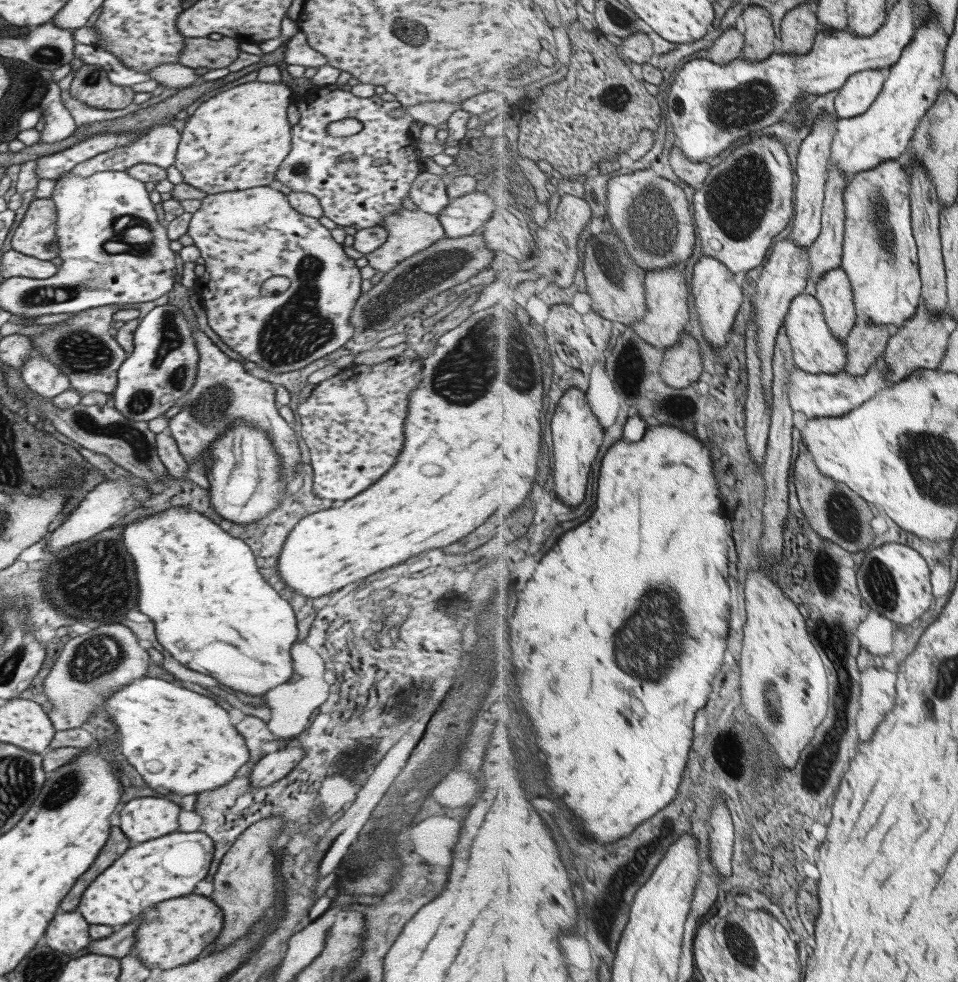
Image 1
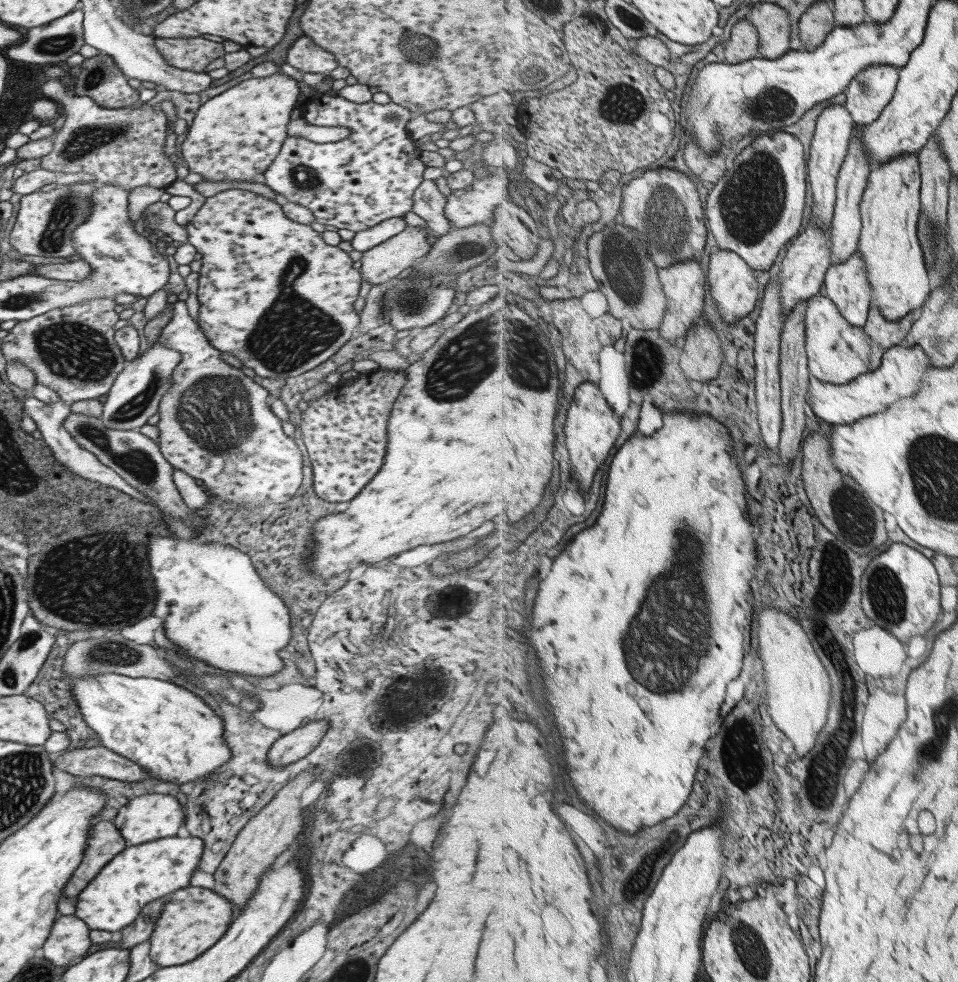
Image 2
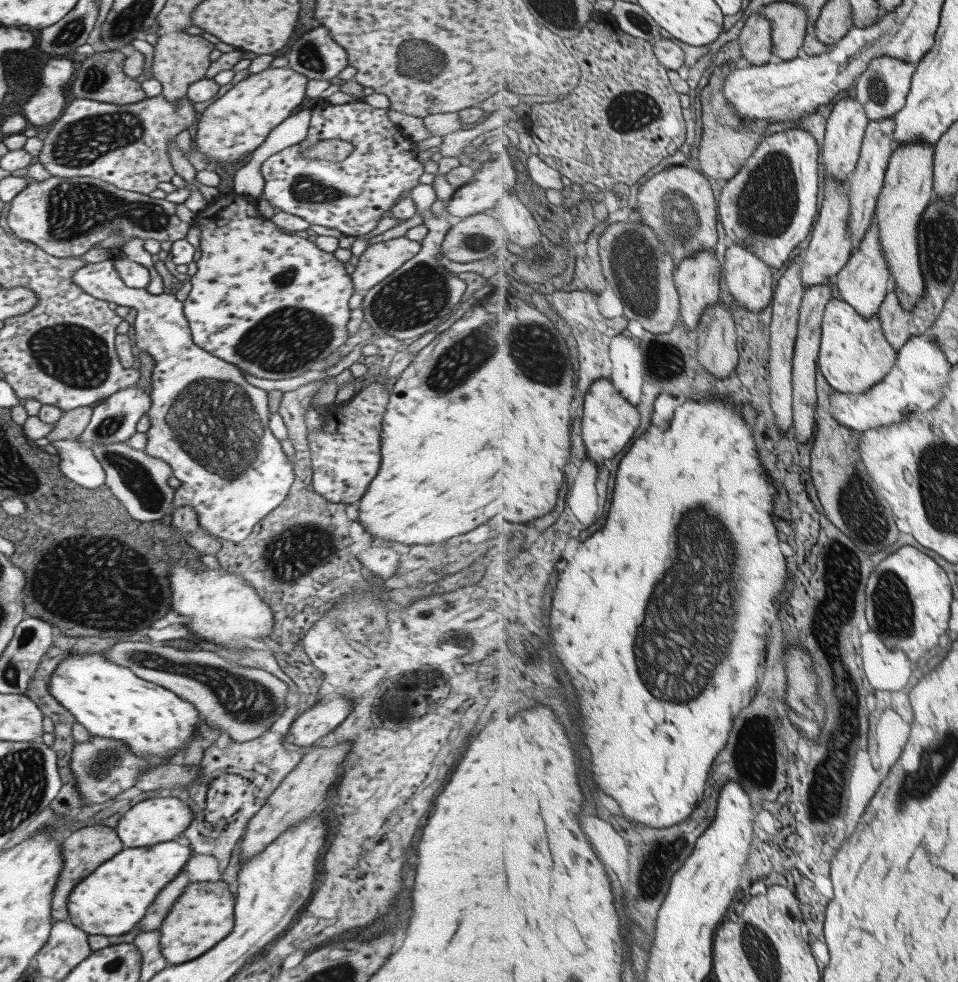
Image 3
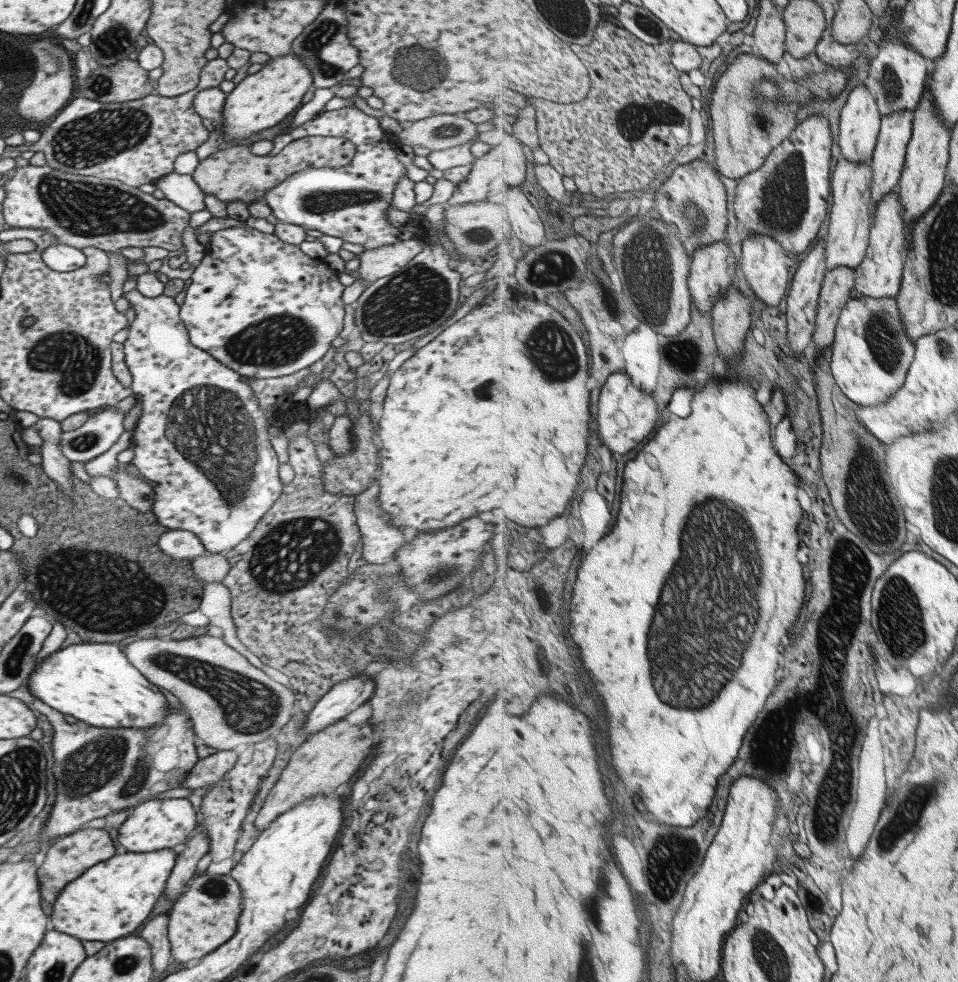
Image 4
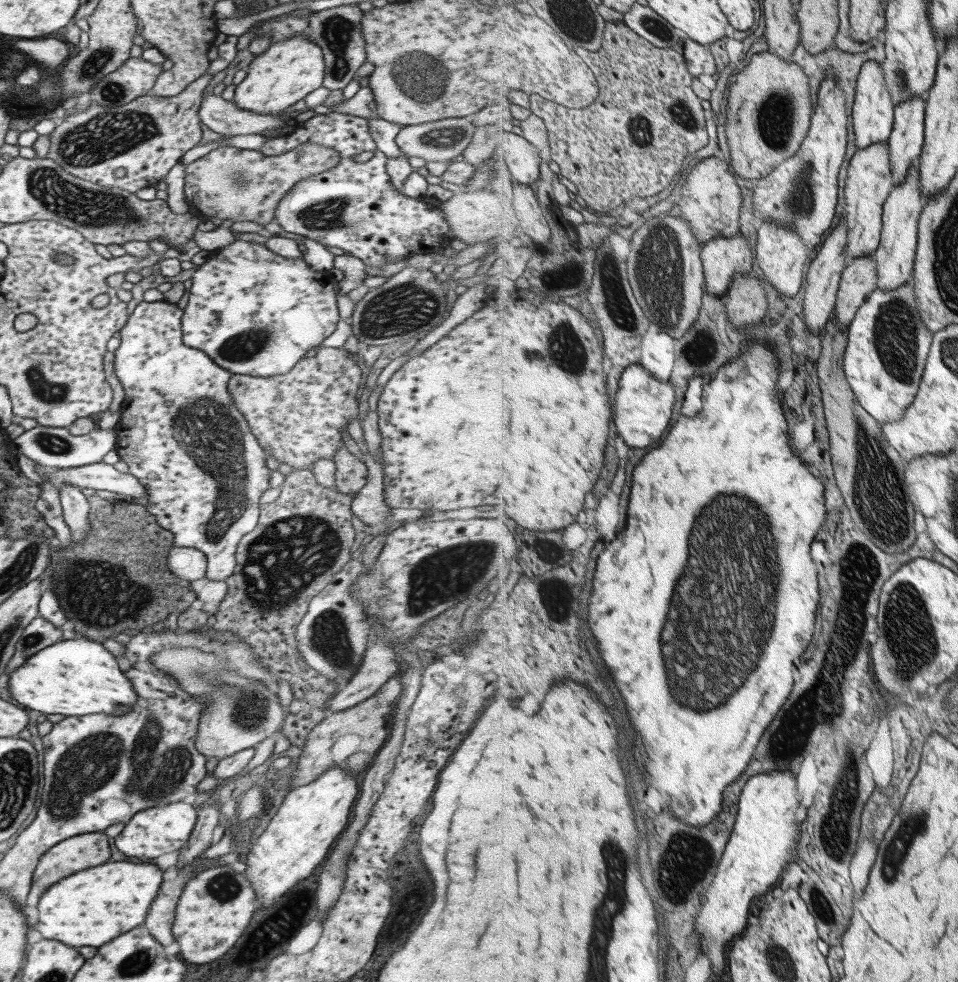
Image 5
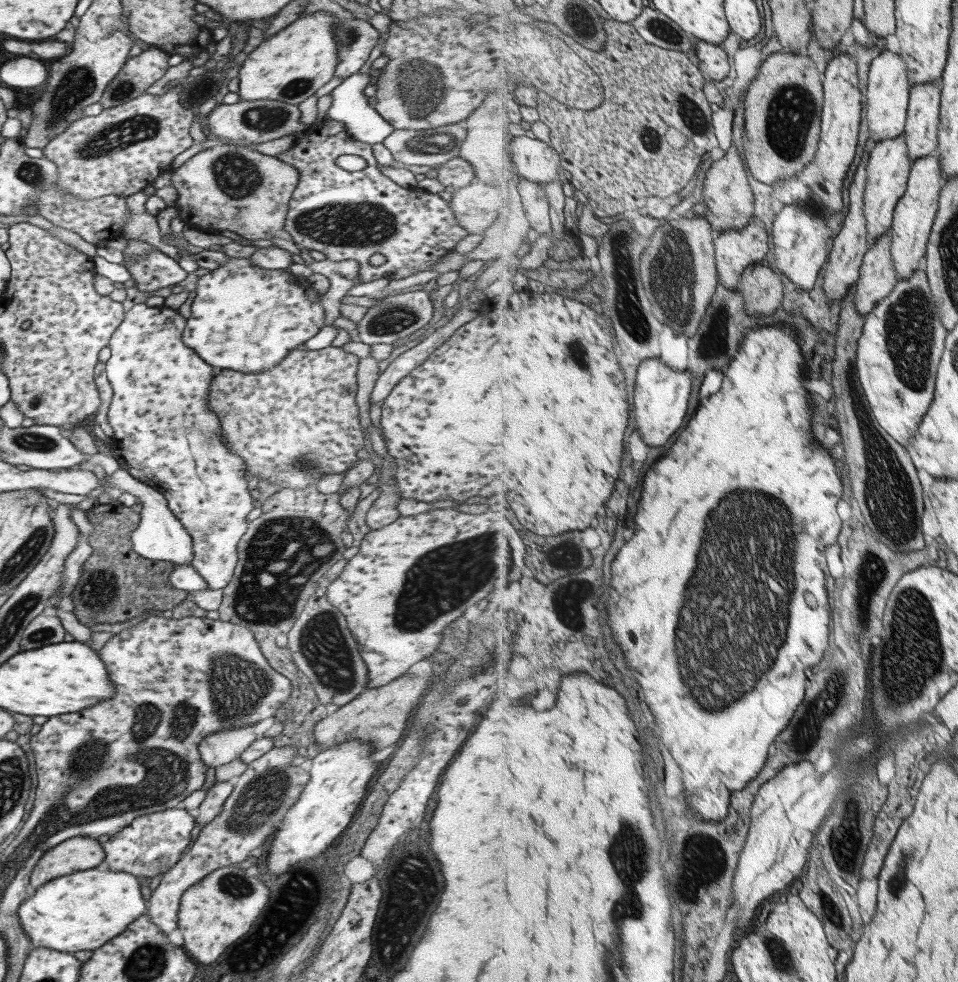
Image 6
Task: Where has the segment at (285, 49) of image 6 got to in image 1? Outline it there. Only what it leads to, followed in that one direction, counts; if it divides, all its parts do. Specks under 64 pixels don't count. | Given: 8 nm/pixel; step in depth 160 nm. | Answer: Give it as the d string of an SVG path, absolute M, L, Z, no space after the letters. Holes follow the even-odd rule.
M250 81L217 93L202 102L185 119L183 131L175 152L173 166L182 176L182 182L206 195L268 186L276 180L277 168L291 150L290 124L286 108L294 96L285 83Z

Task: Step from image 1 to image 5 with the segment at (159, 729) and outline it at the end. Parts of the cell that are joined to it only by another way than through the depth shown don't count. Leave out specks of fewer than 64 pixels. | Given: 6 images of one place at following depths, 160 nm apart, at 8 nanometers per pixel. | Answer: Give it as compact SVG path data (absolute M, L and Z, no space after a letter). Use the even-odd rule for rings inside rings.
M63 640L51 644L8 674L7 691L11 698L31 710L43 714L85 717L86 715L113 715L115 706L132 709L137 700L131 683L117 667L117 660L102 644L91 640Z

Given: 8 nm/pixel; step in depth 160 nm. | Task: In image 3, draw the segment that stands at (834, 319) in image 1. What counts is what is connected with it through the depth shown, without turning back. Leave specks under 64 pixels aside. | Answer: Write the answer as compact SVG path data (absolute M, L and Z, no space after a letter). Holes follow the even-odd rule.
M874 222L858 249L852 253L848 265L835 277L840 298L854 306L865 318L880 312L881 305L891 295L893 276L882 249L879 224Z

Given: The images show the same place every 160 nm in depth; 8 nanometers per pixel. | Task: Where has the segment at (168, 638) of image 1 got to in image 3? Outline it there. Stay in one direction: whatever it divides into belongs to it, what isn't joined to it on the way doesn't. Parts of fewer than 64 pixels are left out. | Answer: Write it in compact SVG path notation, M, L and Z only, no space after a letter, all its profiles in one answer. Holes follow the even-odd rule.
M201 563L201 571L193 569L173 568L170 582L171 602L170 611L181 616L189 616L191 621L185 628L193 634L197 641L229 646L235 652L248 648L244 639L261 642L269 638L269 630L273 626L272 610L260 598L257 598L251 586L247 586L242 578L235 574L227 574L217 568L208 568Z

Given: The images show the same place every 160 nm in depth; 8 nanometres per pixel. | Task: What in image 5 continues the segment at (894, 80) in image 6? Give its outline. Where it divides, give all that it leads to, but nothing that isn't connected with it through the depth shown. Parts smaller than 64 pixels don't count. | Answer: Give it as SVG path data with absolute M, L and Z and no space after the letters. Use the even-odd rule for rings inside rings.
M867 61L862 66L856 88L856 99L851 107L855 146L858 150L888 142L896 124L896 105L886 85L885 69L882 63Z

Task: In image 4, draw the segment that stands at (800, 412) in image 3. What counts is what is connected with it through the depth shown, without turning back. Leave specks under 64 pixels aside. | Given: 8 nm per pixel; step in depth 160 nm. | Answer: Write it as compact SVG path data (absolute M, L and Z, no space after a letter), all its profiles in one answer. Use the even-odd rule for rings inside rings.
M840 266L828 271L823 286L814 332L815 358L835 342L837 325L845 305L855 297L856 270Z

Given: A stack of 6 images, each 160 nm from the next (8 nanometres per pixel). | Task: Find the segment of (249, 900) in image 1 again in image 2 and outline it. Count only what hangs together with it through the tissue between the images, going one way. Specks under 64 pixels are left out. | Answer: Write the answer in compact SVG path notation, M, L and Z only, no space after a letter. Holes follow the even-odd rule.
M307 768L299 772L293 780L287 781L287 784L280 788L275 796L272 796L271 800L266 802L265 806L242 826L226 855L212 874L214 883L211 889L226 898L226 901L237 910L245 908L262 874L271 866L277 855L291 848L292 844L303 835L300 831L303 817L299 796L302 790L305 790L314 781L316 771L313 768Z

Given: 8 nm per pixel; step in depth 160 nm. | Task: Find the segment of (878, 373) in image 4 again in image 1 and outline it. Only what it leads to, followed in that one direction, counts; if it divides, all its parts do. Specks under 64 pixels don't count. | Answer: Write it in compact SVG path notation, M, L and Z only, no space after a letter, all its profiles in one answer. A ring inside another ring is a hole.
M801 294L793 299L784 326L788 328L788 335L793 345L795 362L798 368L811 374L839 374L848 366L849 355L846 342L833 334L825 318L824 308L819 300L811 294Z

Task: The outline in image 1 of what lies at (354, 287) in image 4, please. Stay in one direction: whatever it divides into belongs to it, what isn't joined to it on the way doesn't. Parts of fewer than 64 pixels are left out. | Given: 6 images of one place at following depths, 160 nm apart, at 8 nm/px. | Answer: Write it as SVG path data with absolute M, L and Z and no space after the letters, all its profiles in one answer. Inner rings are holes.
M401 208L397 213L387 215L383 219L381 226L383 229L387 228L387 240L384 240L384 243L379 248L364 256L367 264L377 272L385 273L395 268L404 258L409 258L409 256L413 256L416 252L425 250L425 248L444 237L442 227L439 225L438 216L421 212L418 209L409 211Z

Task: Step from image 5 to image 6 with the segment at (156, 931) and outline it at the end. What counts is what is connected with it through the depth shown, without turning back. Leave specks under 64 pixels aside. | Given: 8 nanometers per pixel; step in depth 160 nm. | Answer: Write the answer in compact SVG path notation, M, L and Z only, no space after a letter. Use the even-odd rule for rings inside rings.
M291 745L271 747L265 754L249 762L247 769L233 780L232 791L221 805L219 814L200 828L191 847L182 853L168 872L162 874L158 887L150 892L145 913L161 932L169 934L175 930L177 902L191 884L199 882L212 870L235 865L249 858L249 855L261 853L261 846L265 846L280 826L283 815L293 806L309 780L308 772L291 766L297 754L297 749Z

